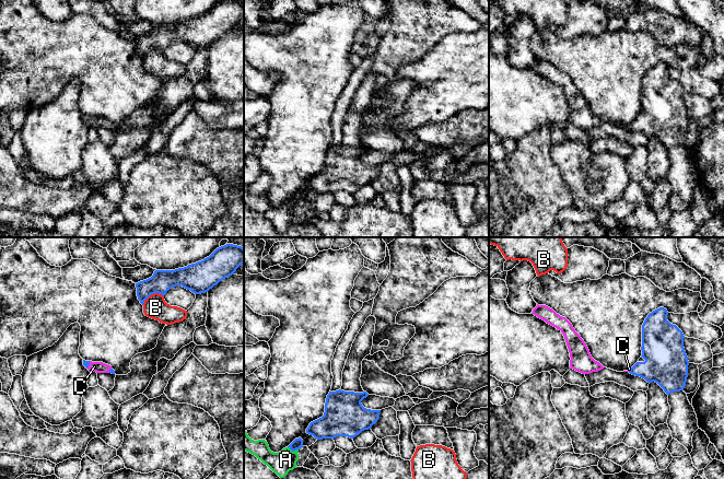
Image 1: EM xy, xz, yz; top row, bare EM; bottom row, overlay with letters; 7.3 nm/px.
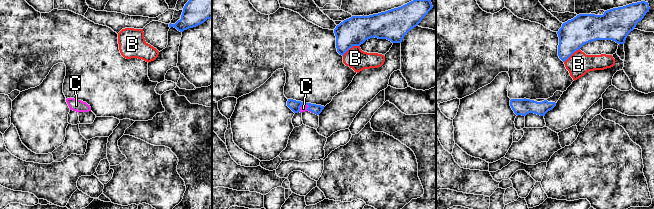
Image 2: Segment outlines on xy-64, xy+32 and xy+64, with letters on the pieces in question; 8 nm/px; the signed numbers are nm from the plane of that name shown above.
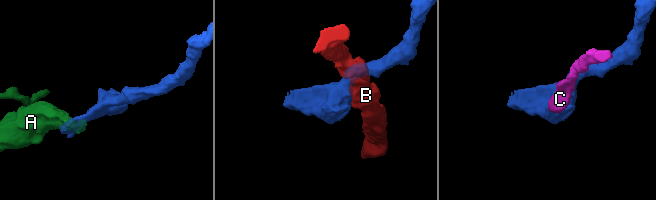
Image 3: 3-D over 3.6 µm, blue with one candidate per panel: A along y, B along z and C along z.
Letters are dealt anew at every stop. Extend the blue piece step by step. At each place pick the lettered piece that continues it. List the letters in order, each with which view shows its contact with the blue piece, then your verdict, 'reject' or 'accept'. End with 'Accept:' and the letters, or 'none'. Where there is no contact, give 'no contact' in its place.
A: xz | reject
B: xy | reject
C: xy | accept
Accept: C

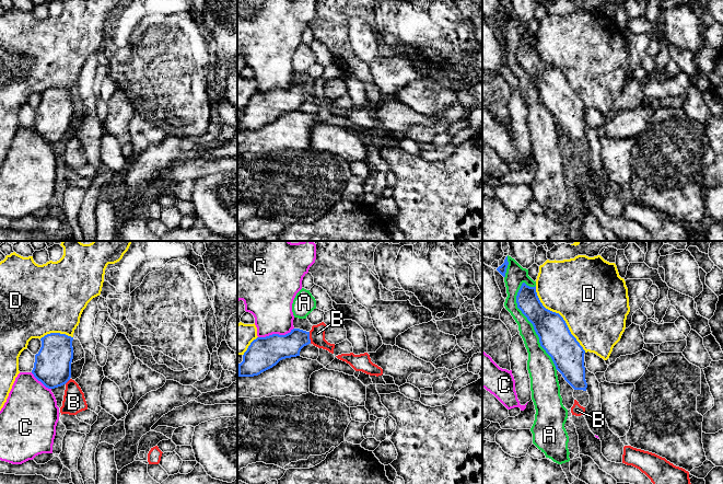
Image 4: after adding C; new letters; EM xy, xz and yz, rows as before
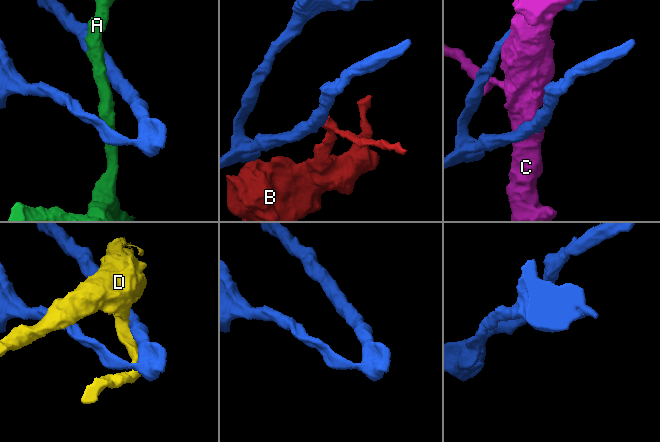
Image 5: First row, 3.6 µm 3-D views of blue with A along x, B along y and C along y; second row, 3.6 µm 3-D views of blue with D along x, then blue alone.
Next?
A: yz | reject
B: xz | reject
C: xz | reject
D: yz | reject
Accept: none

